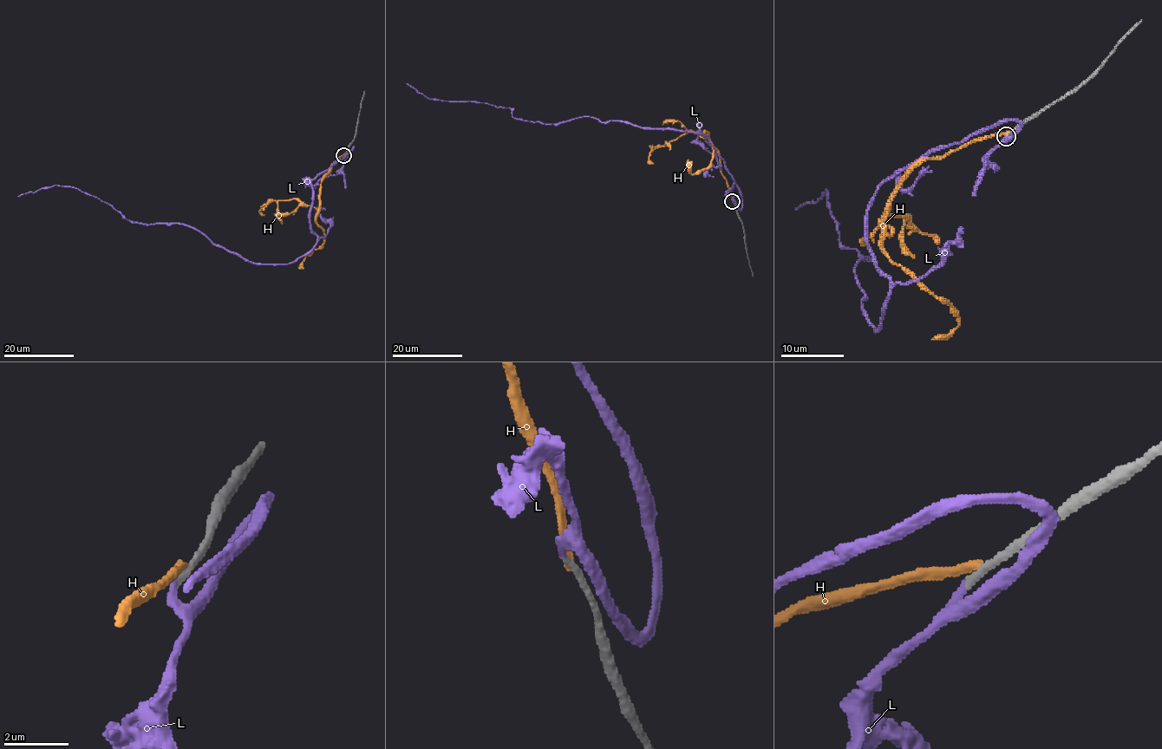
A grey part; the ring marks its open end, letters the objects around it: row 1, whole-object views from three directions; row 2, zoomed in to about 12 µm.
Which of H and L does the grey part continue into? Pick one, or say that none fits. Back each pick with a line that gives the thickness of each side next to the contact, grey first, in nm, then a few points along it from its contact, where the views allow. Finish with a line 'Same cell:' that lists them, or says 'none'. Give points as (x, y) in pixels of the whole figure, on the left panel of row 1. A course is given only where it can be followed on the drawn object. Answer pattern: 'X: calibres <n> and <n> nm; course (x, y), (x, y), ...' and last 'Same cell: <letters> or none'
L: calibres 220 and 240 nm; course (343, 155), (310, 182), (317, 243), (288, 263), (71, 186), (17, 196)
Same cell: L

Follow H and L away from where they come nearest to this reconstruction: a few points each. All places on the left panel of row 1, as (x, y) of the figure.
H: (344, 154), (333, 163), (322, 181), (316, 223), (323, 230), (325, 241), (306, 257), (299, 269)
L: (343, 155), (310, 182), (317, 243), (288, 263), (71, 186), (17, 196)

